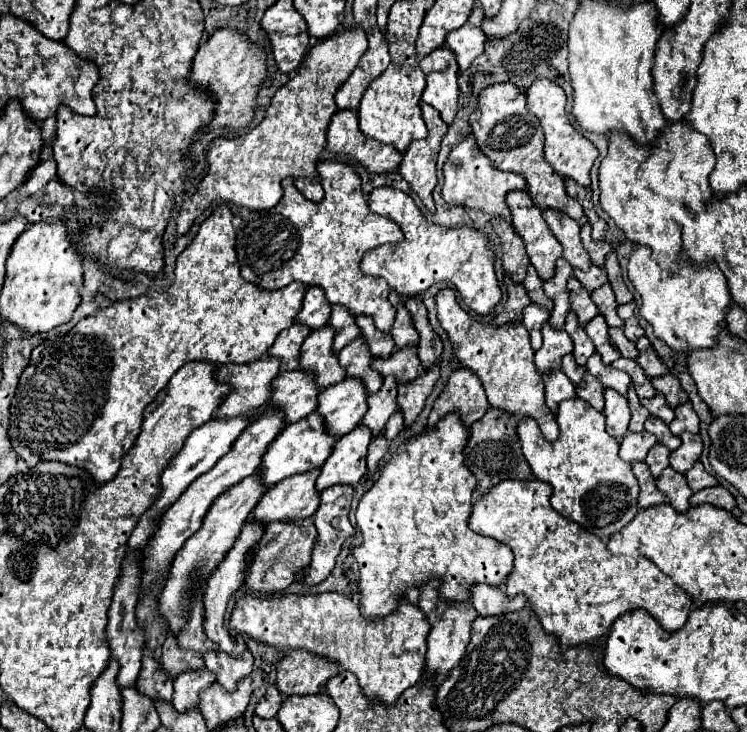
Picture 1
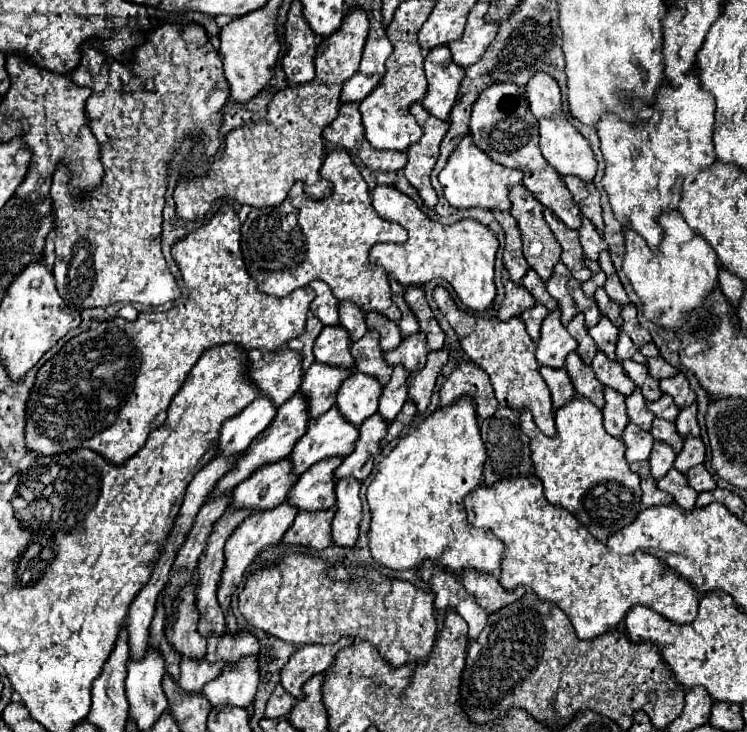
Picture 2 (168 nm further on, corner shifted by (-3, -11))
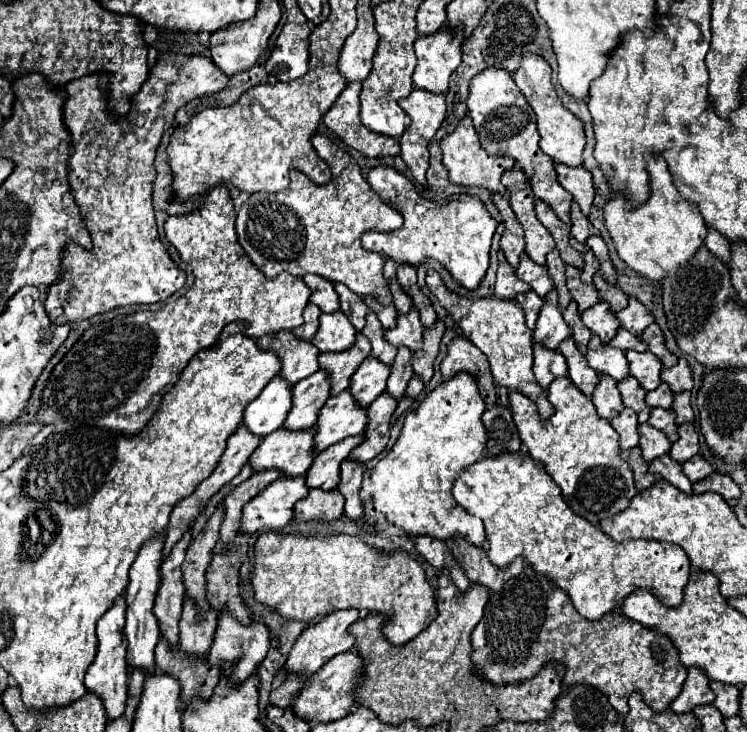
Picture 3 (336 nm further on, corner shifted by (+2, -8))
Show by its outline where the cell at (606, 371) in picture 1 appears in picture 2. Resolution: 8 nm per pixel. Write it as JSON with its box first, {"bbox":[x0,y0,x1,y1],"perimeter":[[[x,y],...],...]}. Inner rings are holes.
{"bbox":[591,351,635,397],"perimeter":[[[599,351],[599,353],[595,355],[595,359],[593,359],[591,367],[593,367],[595,377],[599,379],[599,383],[601,383],[601,385],[611,387],[611,389],[619,391],[619,393],[621,393],[621,395],[625,395],[625,397],[633,393],[635,383],[633,383],[633,381],[623,373],[621,363],[607,359],[607,357]]]}

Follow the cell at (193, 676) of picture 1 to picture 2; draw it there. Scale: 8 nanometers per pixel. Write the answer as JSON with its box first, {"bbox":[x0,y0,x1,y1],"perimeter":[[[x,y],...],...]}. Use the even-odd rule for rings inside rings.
{"bbox":[179,659,223,693],"perimeter":[[[183,659],[179,687],[187,693],[199,693],[209,681],[215,681],[221,671],[223,671],[223,663],[211,665],[205,659],[201,659],[201,661]]]}

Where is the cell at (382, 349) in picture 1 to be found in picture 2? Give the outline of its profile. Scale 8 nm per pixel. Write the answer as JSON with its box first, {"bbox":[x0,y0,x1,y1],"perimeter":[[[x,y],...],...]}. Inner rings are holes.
{"bbox":[365,313,403,351],"perimeter":[[[367,313],[365,315],[365,323],[367,323],[367,329],[375,329],[379,333],[379,343],[381,343],[383,351],[393,351],[403,341],[401,335],[399,335],[397,323],[387,321],[379,313]]]}

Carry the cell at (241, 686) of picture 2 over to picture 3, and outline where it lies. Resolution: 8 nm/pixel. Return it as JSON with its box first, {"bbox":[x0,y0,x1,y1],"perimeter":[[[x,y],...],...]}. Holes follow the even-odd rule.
{"bbox":[208,612,270,682],"perimeter":[[[220,612],[218,614],[218,628],[216,628],[214,642],[210,646],[208,658],[210,658],[212,664],[224,664],[224,662],[232,660],[234,662],[232,680],[234,682],[242,682],[242,680],[246,680],[260,666],[260,662],[264,660],[268,648],[270,648],[270,630],[268,630],[268,626],[264,626],[258,620],[252,620],[252,624],[242,626],[228,612]]]}

